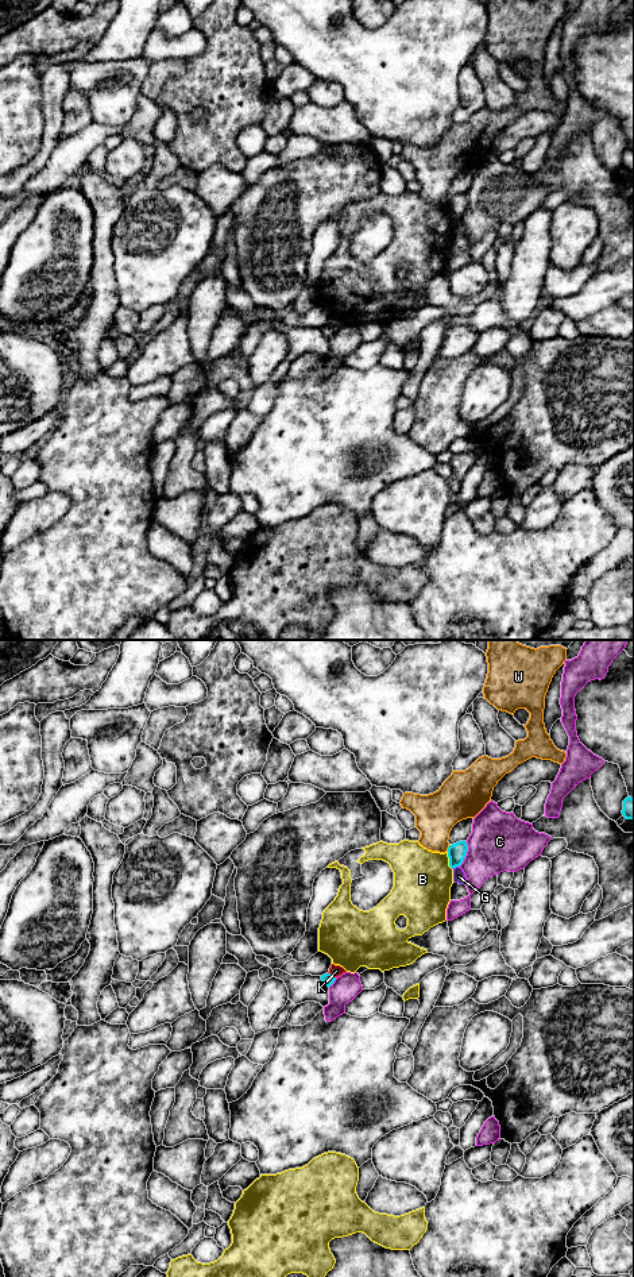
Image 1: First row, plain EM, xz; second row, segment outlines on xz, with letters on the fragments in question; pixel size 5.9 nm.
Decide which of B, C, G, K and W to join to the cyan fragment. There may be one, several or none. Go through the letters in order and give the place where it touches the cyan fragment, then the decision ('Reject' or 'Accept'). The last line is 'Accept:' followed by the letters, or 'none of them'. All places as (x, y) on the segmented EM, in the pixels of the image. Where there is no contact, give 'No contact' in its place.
B: Touches cyan at xz (449, 860). Reject
C: Touches cyan at xz (466, 853). Reject
G: Touches cyan at xz (455, 867). Reject
K: Touches cyan at xz (332, 975). Reject
W: Touches cyan at xz (448, 848). Reject
Accept: none of them

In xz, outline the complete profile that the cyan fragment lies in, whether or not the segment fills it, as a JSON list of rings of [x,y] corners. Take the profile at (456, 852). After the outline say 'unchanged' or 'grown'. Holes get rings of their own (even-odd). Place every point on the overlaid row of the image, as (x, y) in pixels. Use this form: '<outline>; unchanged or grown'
[[[459,841],[448,848],[449,867],[460,867],[467,856],[468,845],[467,841]]]; unchanged

